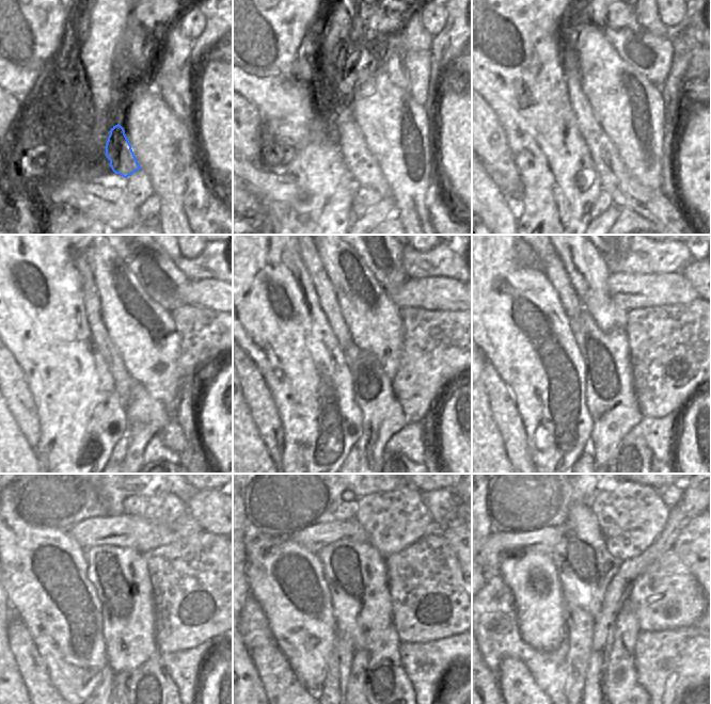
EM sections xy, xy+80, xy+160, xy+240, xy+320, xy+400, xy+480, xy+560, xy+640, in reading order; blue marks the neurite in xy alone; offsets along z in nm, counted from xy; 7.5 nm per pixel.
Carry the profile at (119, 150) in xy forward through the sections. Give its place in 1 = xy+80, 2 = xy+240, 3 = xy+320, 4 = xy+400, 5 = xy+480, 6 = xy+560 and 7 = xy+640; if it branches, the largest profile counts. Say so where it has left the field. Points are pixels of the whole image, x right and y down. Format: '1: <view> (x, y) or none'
1: xy+80 (359, 160)
2: xy+240 (122, 380)
3: xy+320 (328, 301)
4: xy+400 (553, 268)
5: none
6: none
7: none

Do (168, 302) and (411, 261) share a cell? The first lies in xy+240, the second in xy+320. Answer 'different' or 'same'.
different

